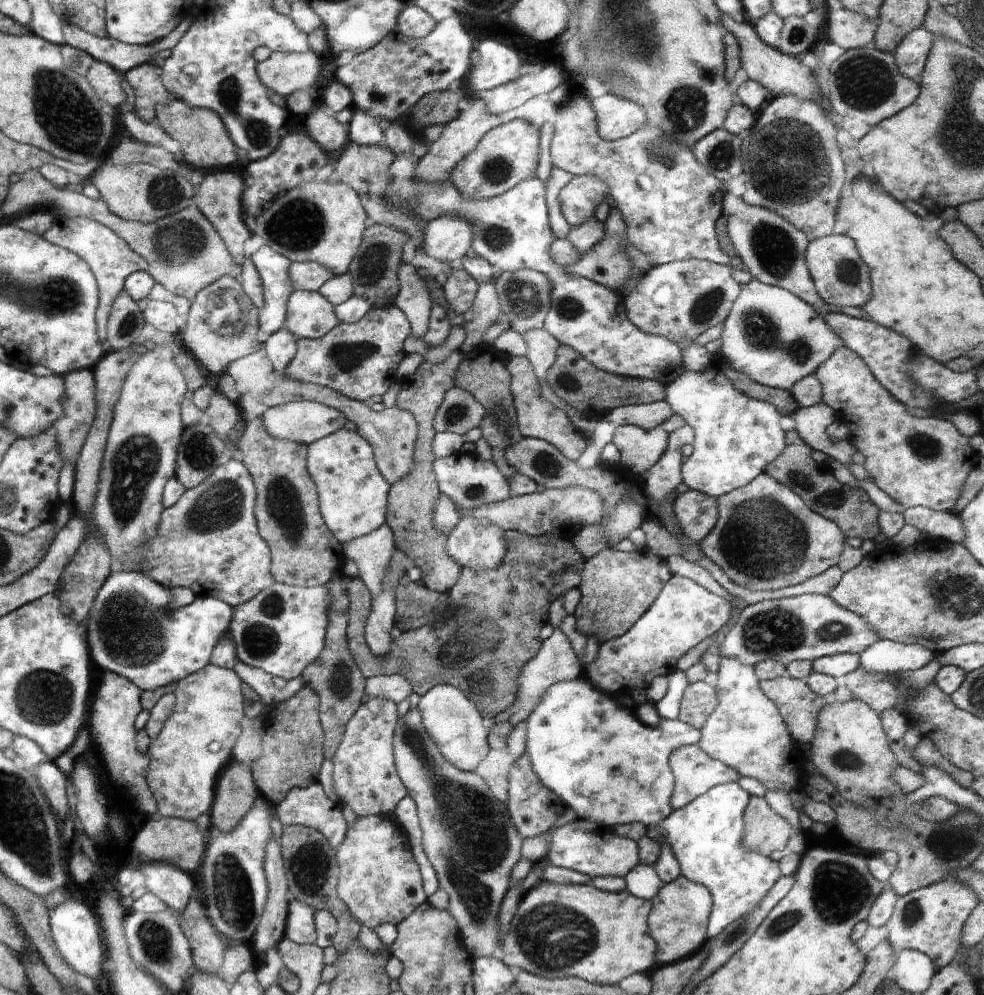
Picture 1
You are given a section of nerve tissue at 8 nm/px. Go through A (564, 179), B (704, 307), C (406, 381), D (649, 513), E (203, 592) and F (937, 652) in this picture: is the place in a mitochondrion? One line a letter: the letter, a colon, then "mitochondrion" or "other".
A: other
B: mitochondrion
C: other
D: other
E: other
F: other

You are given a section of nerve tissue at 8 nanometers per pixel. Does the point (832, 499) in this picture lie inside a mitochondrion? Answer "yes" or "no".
yes

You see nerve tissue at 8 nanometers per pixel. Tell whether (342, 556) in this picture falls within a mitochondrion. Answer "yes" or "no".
no

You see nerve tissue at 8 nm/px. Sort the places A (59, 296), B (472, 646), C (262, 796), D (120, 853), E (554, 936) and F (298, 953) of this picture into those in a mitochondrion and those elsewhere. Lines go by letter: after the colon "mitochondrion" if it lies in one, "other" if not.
A: mitochondrion
B: mitochondrion
C: other
D: other
E: mitochondrion
F: other

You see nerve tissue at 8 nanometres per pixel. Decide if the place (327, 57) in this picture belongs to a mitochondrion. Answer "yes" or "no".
no

